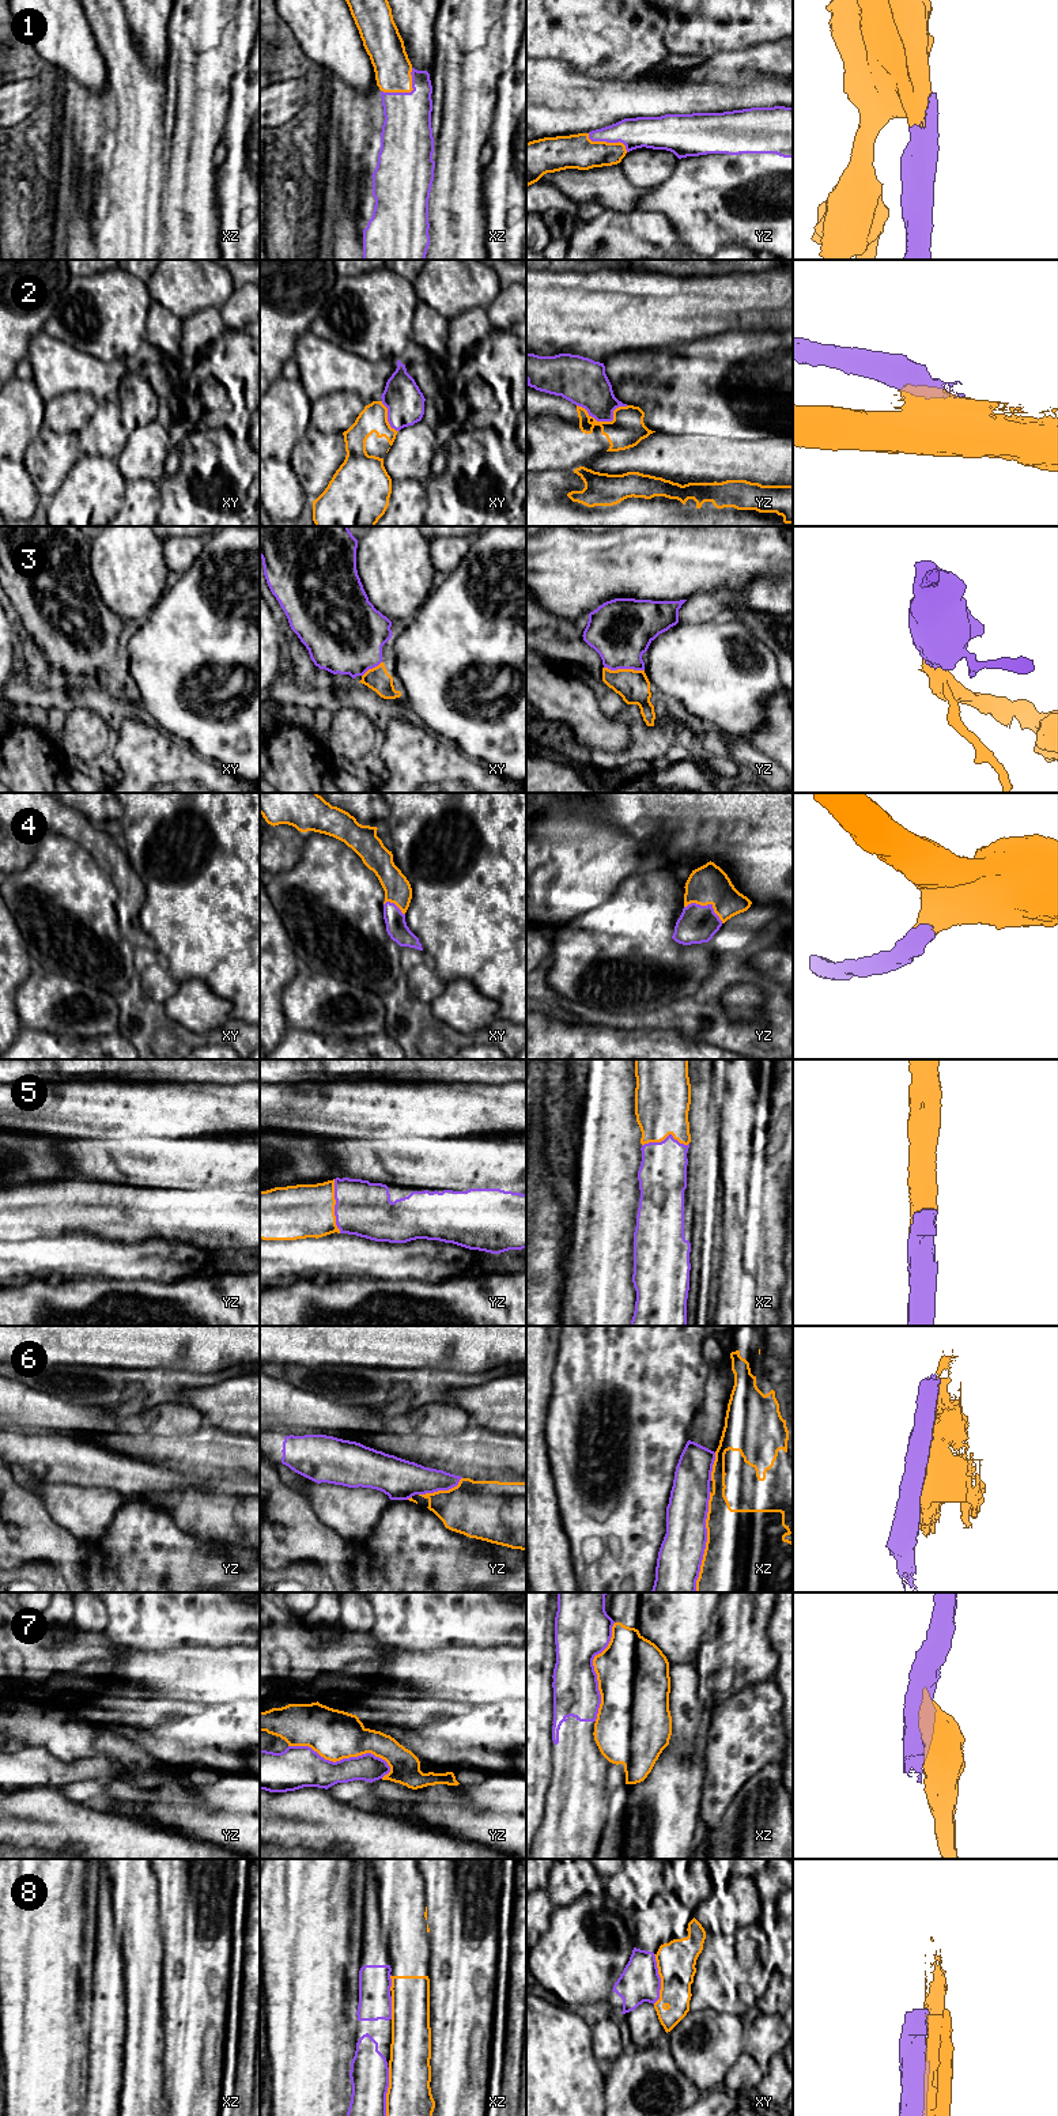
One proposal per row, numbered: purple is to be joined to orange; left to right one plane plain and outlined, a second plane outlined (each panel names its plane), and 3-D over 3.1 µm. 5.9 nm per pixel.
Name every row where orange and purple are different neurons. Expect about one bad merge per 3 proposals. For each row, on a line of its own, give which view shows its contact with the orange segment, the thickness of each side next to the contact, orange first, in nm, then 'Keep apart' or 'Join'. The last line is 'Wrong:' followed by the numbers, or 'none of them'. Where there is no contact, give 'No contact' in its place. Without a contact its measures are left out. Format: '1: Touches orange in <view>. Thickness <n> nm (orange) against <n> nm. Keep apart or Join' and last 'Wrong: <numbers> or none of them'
1: Touches orange in xz. Thickness 220 nm (orange) against 300 nm. Join
2: Touches orange in yz. Thickness 200 nm (orange) against 260 nm. Keep apart
3: Touches orange in yz. Thickness 190 nm (orange) against 380 nm. Join
4: Touches orange in yz. Thickness 240 nm (orange) against 220 nm. Join
5: Touches orange in yz. Thickness 320 nm (orange) against 320 nm. Join
6: Touches orange in xz. Thickness 500 nm (orange) against 260 nm. Keep apart
7: Touches orange in yz. Thickness 300 nm (orange) against 240 nm. Keep apart
8: Touches orange in xy. Thickness 220 nm (orange) against 240 nm. Keep apart
Wrong: 2, 6, 7, 8

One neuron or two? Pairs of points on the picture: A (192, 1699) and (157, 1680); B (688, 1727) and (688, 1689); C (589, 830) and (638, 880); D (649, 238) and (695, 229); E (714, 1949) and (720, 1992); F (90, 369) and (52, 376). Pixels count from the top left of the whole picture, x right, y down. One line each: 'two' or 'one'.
A: one
B: one
C: two
D: two
E: one
F: one

